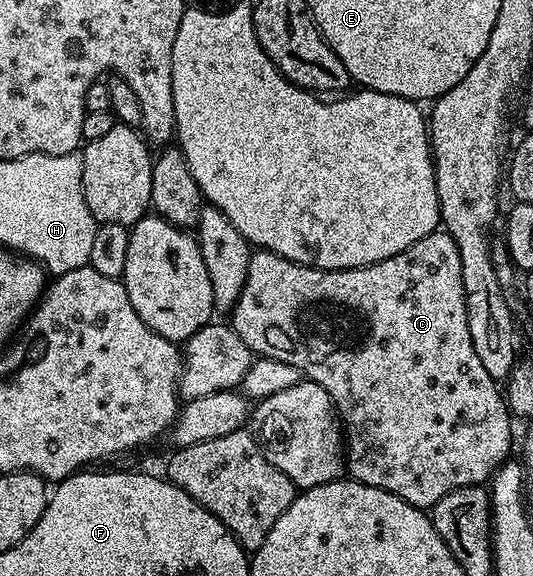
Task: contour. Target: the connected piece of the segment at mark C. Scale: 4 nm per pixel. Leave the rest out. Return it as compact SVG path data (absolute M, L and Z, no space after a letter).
M437 231L426 235L418 243L414 243L406 251L402 251L398 255L394 255L390 259L380 261L377 265L367 265L361 269L316 269L313 265L296 265L293 261L287 261L284 257L279 257L277 253L267 251L253 252L250 259L250 267L246 277L246 287L242 289L242 295L236 301L236 305L230 310L230 324L234 332L240 336L242 343L246 343L246 347L250 347L253 354L260 357L273 357L282 363L290 363L290 367L294 367L297 374L303 375L307 380L320 384L326 392L332 397L332 402L335 405L335 410L342 422L343 440L346 442L346 473L351 480L360 481L363 485L369 485L374 489L384 489L387 493L392 493L398 496L401 500L413 506L415 509L425 511L431 510L433 505L438 503L438 499L442 499L446 495L450 495L455 489L465 489L471 485L484 485L497 469L509 460L512 449L512 424L513 418L508 412L508 406L505 398L502 396L501 386L490 375L486 375L486 367L482 367L482 362L478 360L478 354L474 352L474 339L470 339L470 323L466 315L466 291L462 285L462 259L458 255L458 247L454 243L454 239L448 233Z

